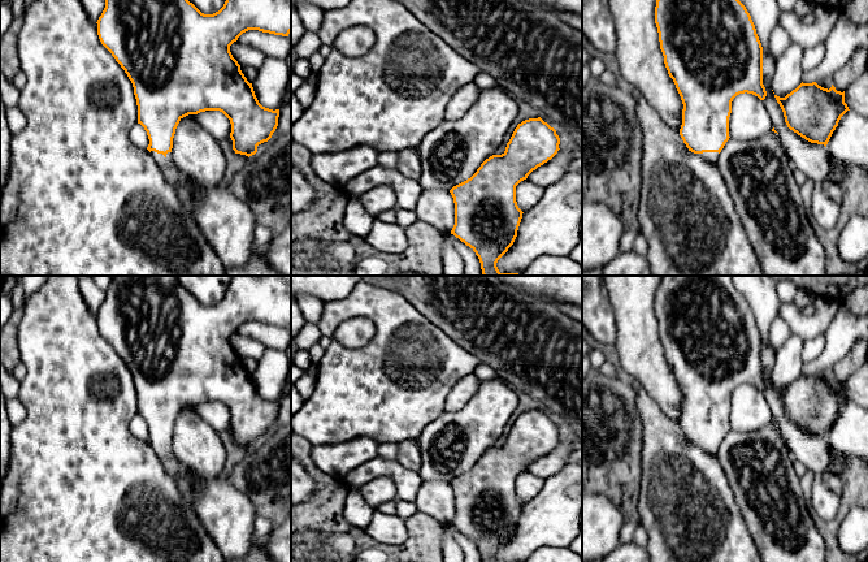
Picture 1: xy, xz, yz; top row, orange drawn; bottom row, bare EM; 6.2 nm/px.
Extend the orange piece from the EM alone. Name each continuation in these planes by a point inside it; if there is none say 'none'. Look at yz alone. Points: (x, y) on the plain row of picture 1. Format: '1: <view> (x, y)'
1: yz (712, 449)

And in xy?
1: xy (173, 467)

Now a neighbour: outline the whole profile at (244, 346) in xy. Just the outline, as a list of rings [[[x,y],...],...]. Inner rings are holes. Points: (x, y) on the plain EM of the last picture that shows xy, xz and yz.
[[[238,332],[230,337],[230,343],[239,356],[260,360],[265,351],[265,346],[252,338],[244,337]]]

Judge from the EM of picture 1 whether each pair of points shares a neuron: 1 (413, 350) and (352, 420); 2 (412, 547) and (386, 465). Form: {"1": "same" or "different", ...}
{"1": "same", "2": "different"}

